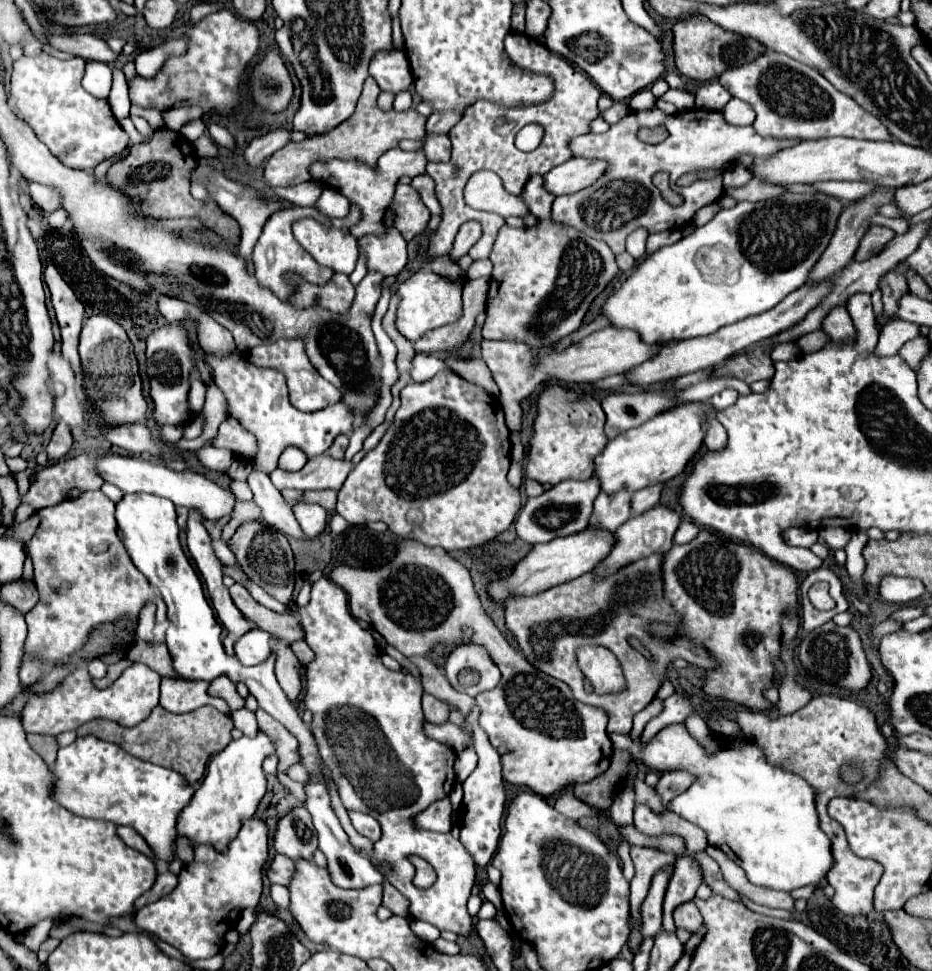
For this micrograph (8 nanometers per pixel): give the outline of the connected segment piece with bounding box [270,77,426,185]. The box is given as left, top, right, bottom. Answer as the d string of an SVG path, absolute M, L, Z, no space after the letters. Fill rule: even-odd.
M370 77L364 83L364 91L362 97L358 101L356 113L346 119L342 125L338 125L336 129L332 129L326 135L316 135L310 139L304 139L302 143L286 143L280 151L276 151L272 155L270 161L270 171L282 171L282 185L298 185L304 181L310 181L310 165L316 161L328 161L328 159L356 159L360 163L368 163L368 167L372 167L372 163L376 163L376 159L392 149L398 147L398 143L406 137L422 137L424 131L424 123L426 117L420 113L386 113L376 105L376 95L380 95L380 87L378 83Z

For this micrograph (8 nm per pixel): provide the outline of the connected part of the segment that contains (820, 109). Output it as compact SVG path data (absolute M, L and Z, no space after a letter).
M766 51L752 63L724 71L718 81L730 91L732 97L746 101L756 111L754 129L762 137L852 137L870 141L892 139L880 119L864 111L856 101L852 101L852 97L840 93L812 67L798 63L788 55Z

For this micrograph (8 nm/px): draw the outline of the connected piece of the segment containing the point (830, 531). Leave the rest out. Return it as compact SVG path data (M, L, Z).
M824 527L818 531L818 535L826 541L826 545L832 551L844 549L846 543L850 541L850 529L842 529L842 527Z

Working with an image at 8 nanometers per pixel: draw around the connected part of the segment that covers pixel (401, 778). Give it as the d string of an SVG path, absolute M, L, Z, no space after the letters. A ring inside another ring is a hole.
M328 577L318 579L312 585L312 599L306 607L300 609L300 621L306 631L306 643L316 653L316 659L308 665L308 687L304 695L304 707L314 713L314 739L318 743L318 751L322 761L330 767L332 779L338 787L342 803L348 811L362 811L372 815L382 827L382 839L374 843L372 865L410 901L410 915L414 919L426 921L440 931L452 931L456 935L470 937L474 929L474 919L466 911L466 901L470 897L476 867L470 853L464 845L454 839L450 832L434 833L426 829L414 829L414 817L424 811L434 801L448 797L456 775L454 775L454 759L456 753L442 745L440 741L432 741L424 733L424 713L420 707L422 697L422 681L412 673L390 671L380 661L380 649L372 635L358 625L348 607L348 595L342 587L332 583ZM368 703L374 703L382 717L368 717ZM408 855L420 855L426 859L436 871L436 883L428 889L418 889L412 883L414 873L410 871Z

